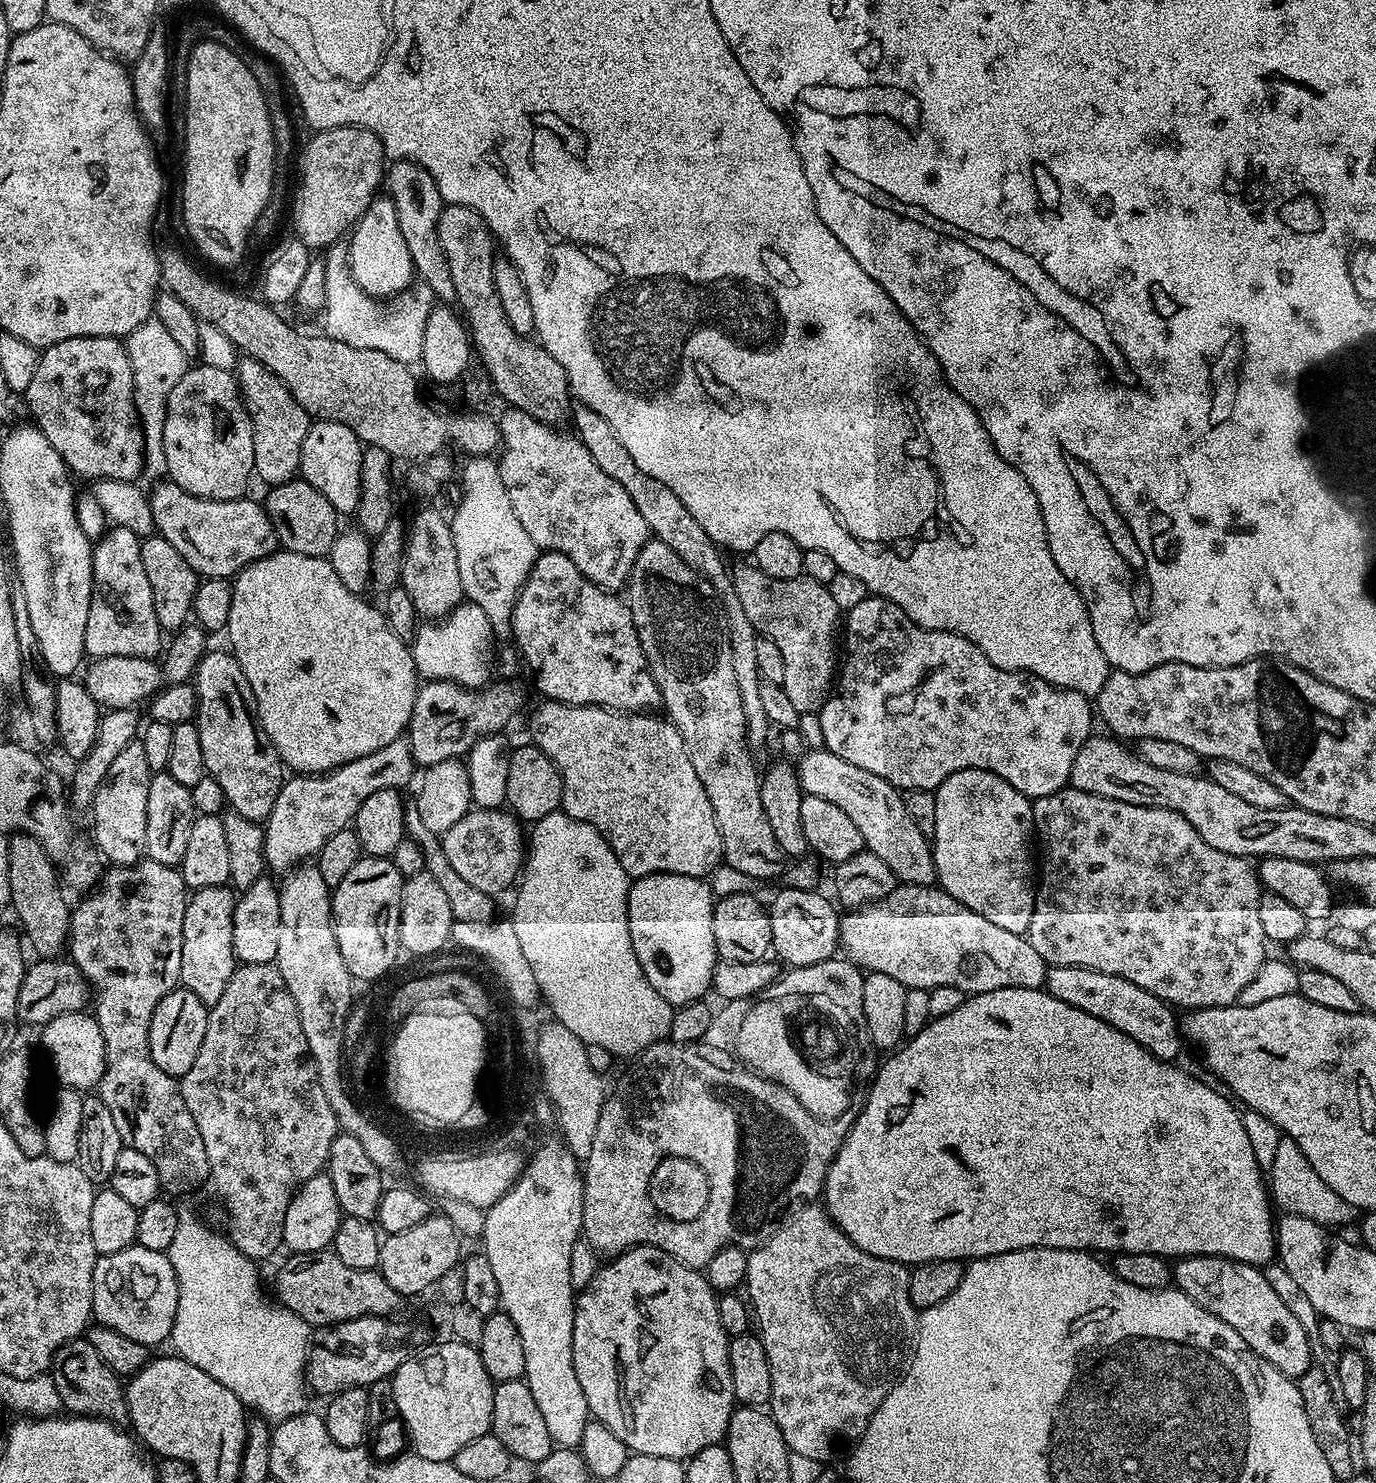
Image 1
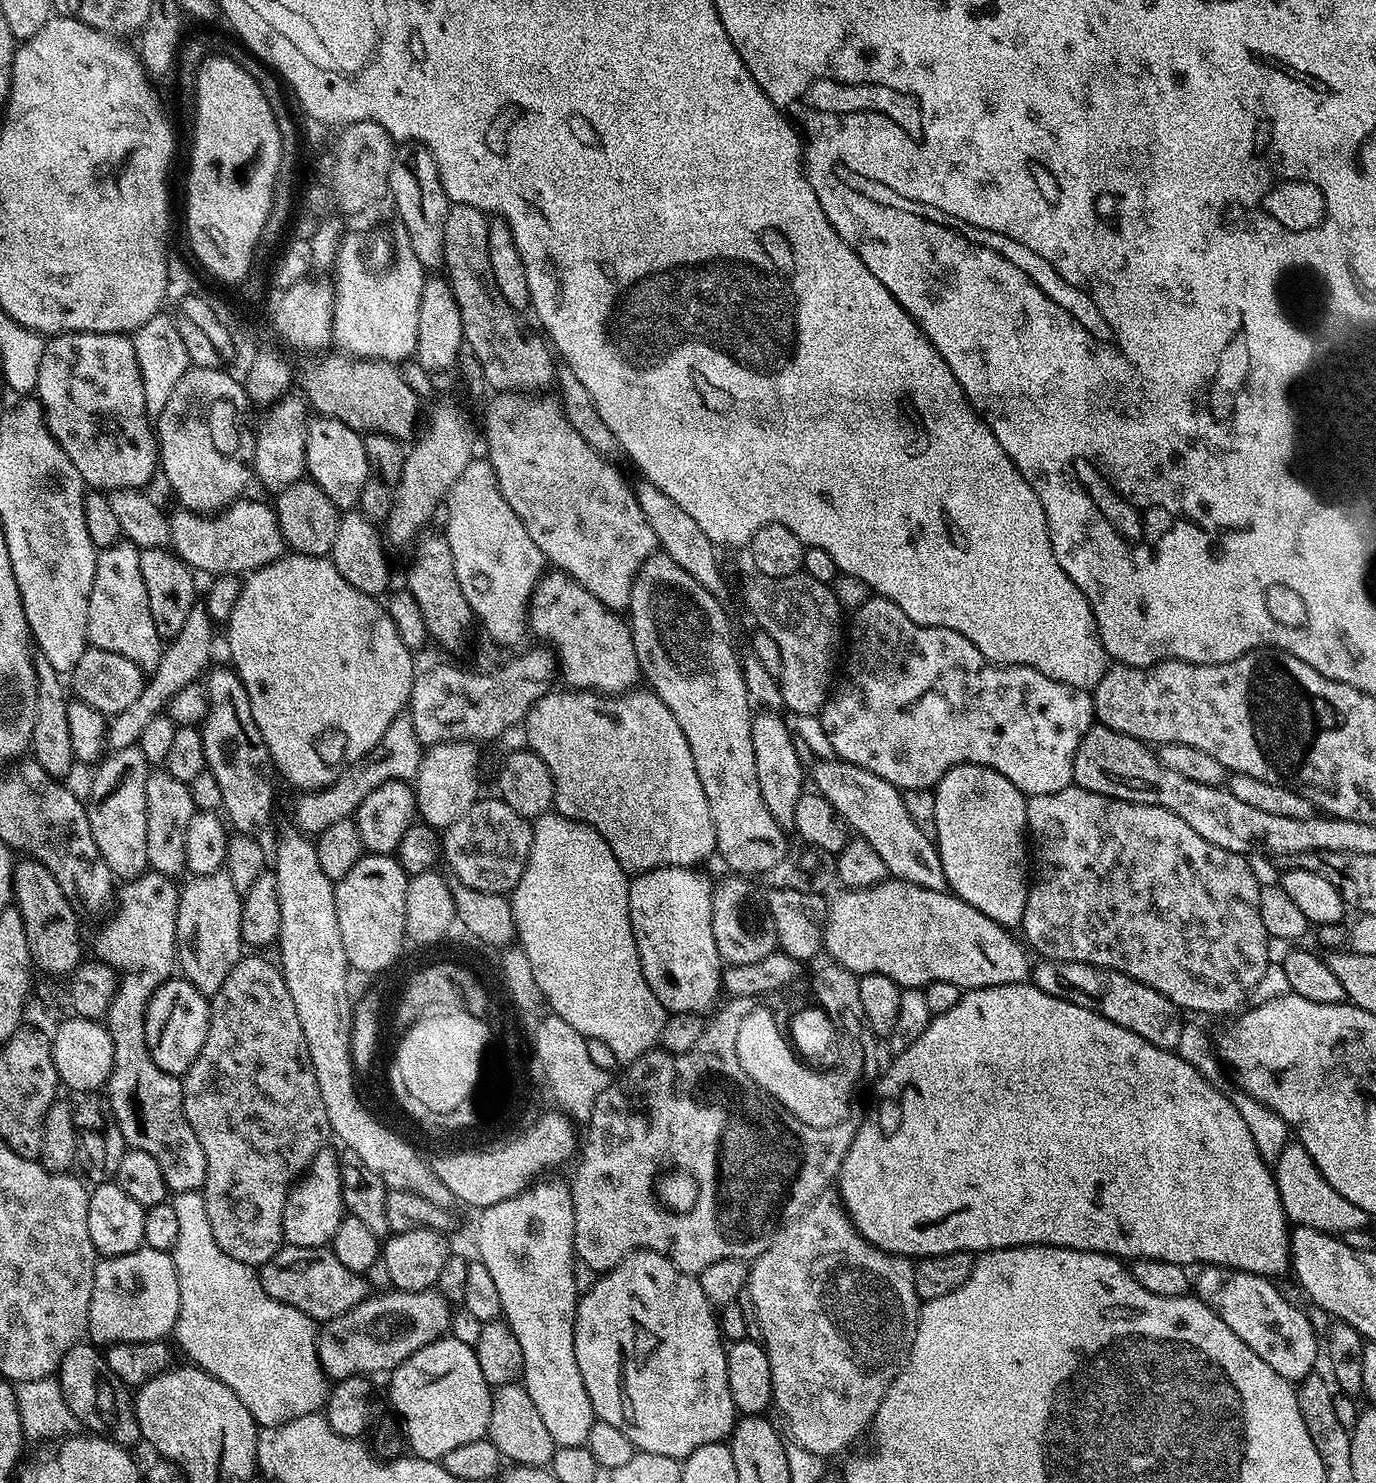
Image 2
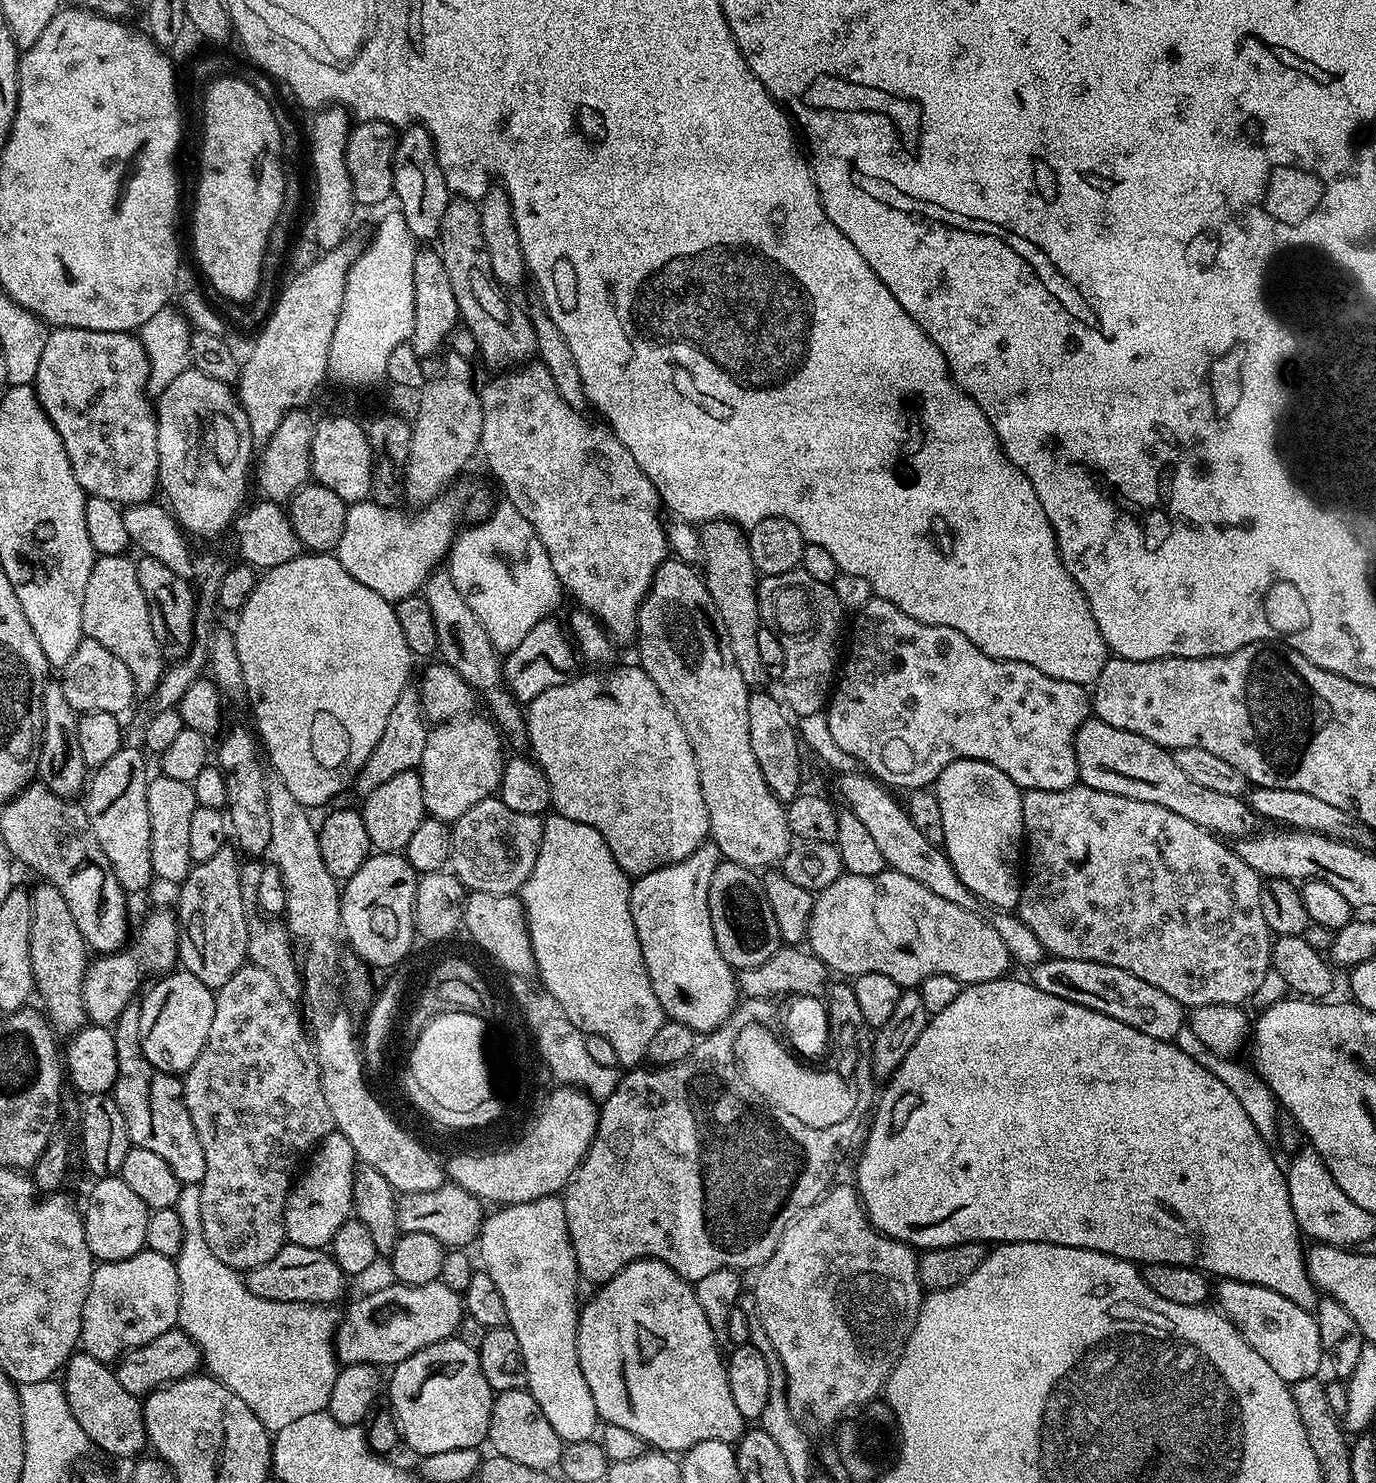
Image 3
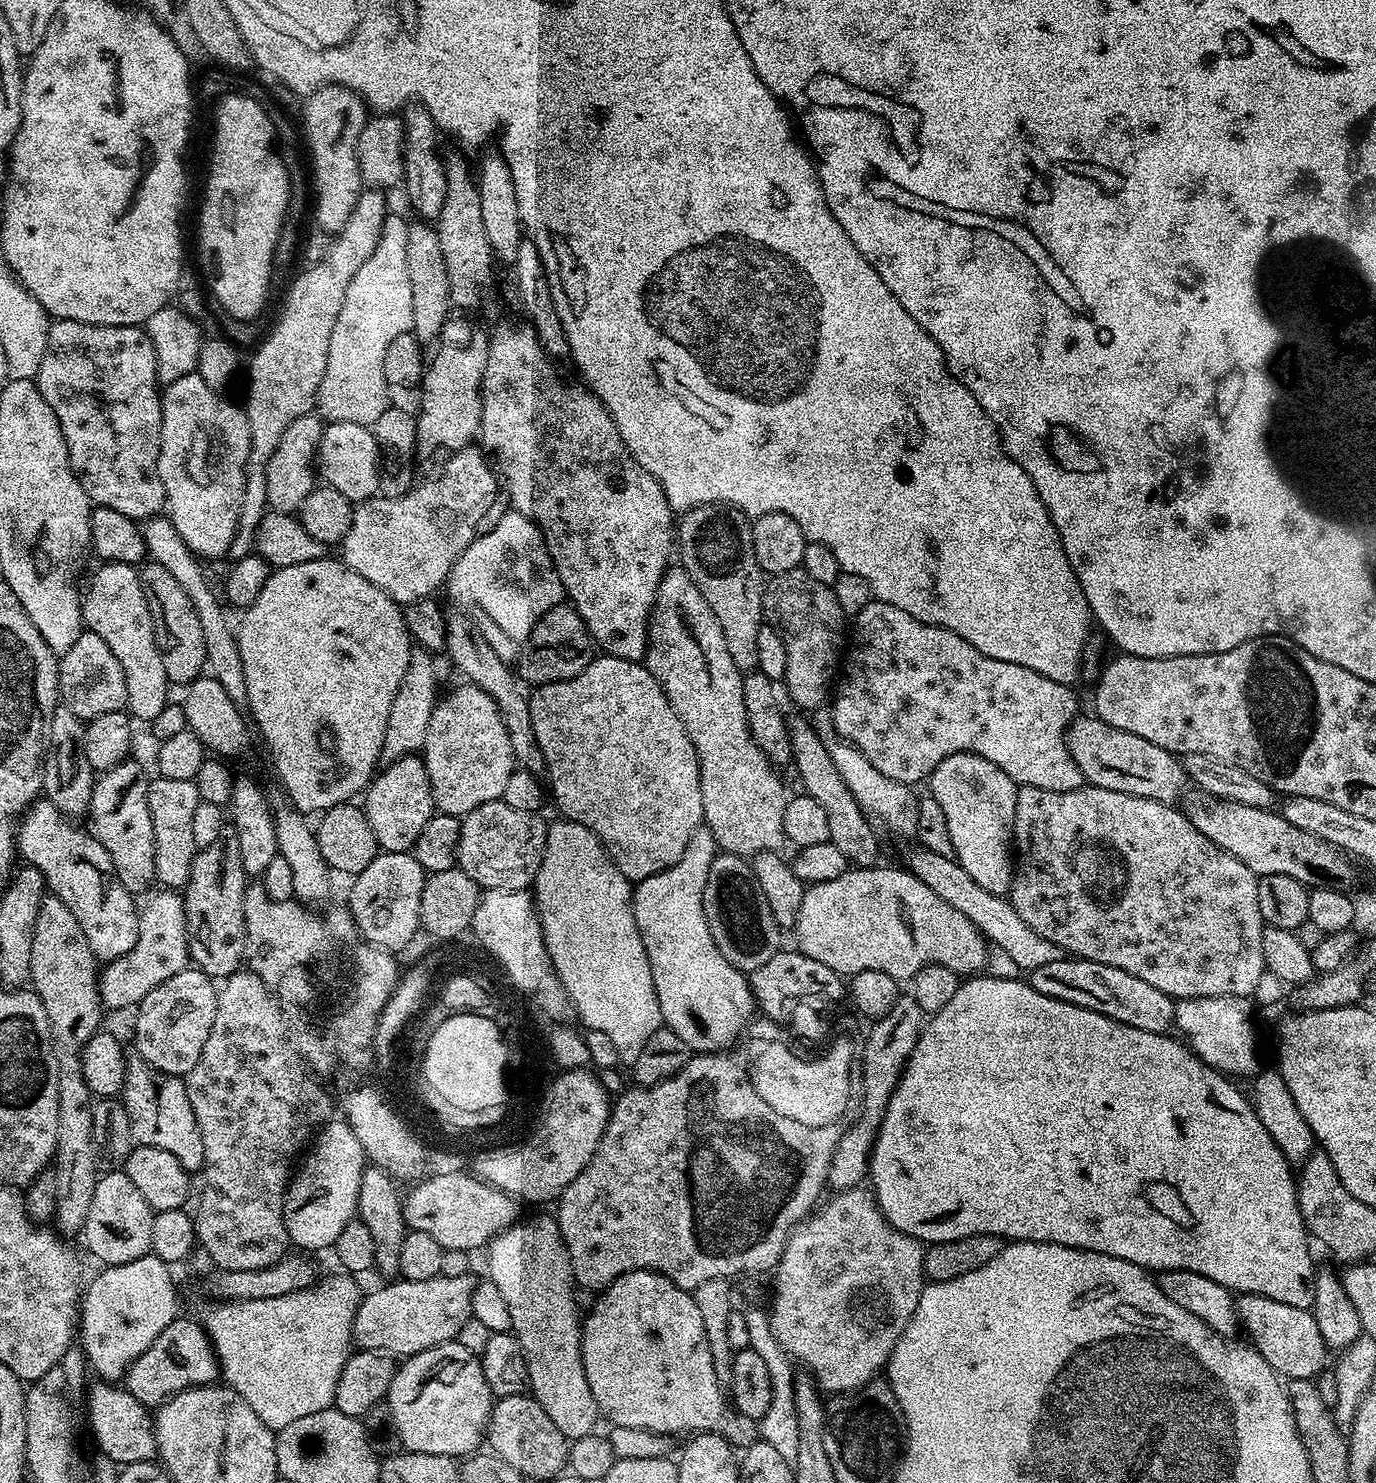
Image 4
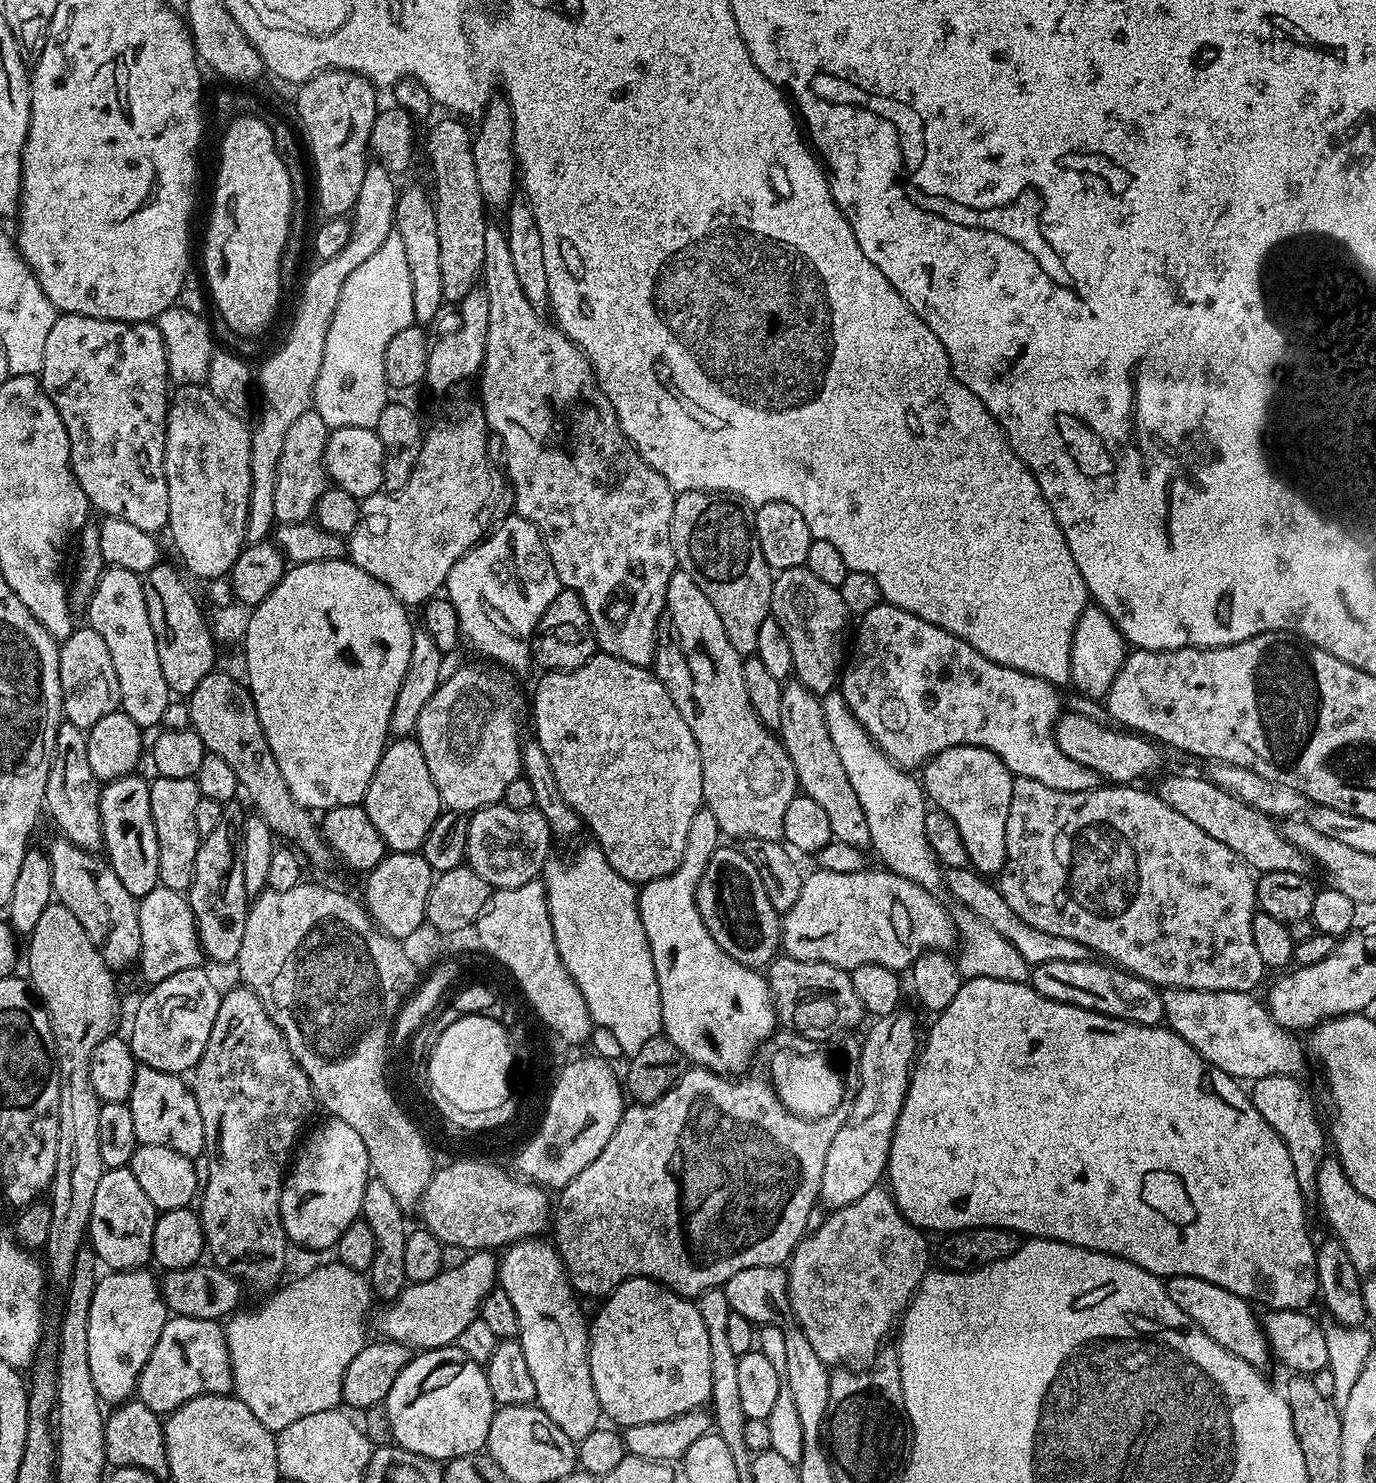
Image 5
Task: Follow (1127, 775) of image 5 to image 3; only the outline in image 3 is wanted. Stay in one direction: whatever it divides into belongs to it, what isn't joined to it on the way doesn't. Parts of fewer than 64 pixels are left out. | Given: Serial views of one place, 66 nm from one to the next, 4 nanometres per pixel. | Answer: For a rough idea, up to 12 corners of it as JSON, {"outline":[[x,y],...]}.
{"outline":[[1095,718],[1083,787],[1161,804],[1221,838],[1257,827],[1241,797],[1193,780],[1150,738]]}

